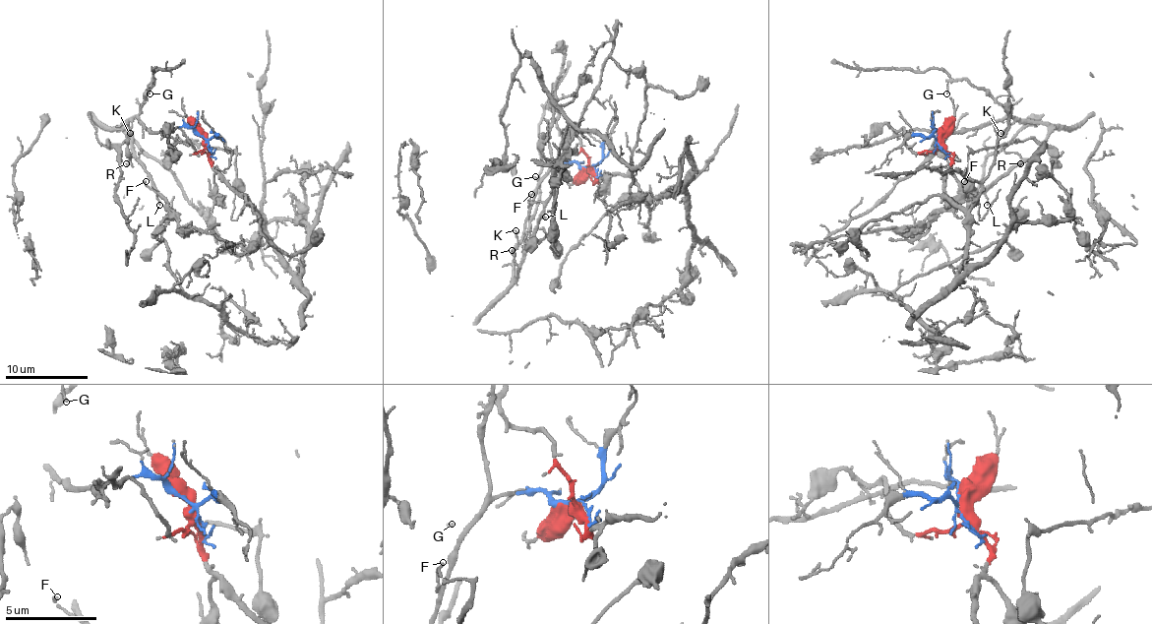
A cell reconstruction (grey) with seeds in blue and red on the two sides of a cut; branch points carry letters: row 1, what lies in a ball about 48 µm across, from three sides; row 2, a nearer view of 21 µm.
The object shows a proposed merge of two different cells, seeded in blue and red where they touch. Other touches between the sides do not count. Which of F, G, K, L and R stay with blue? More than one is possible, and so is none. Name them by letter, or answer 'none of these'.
F, G, K, L, R

